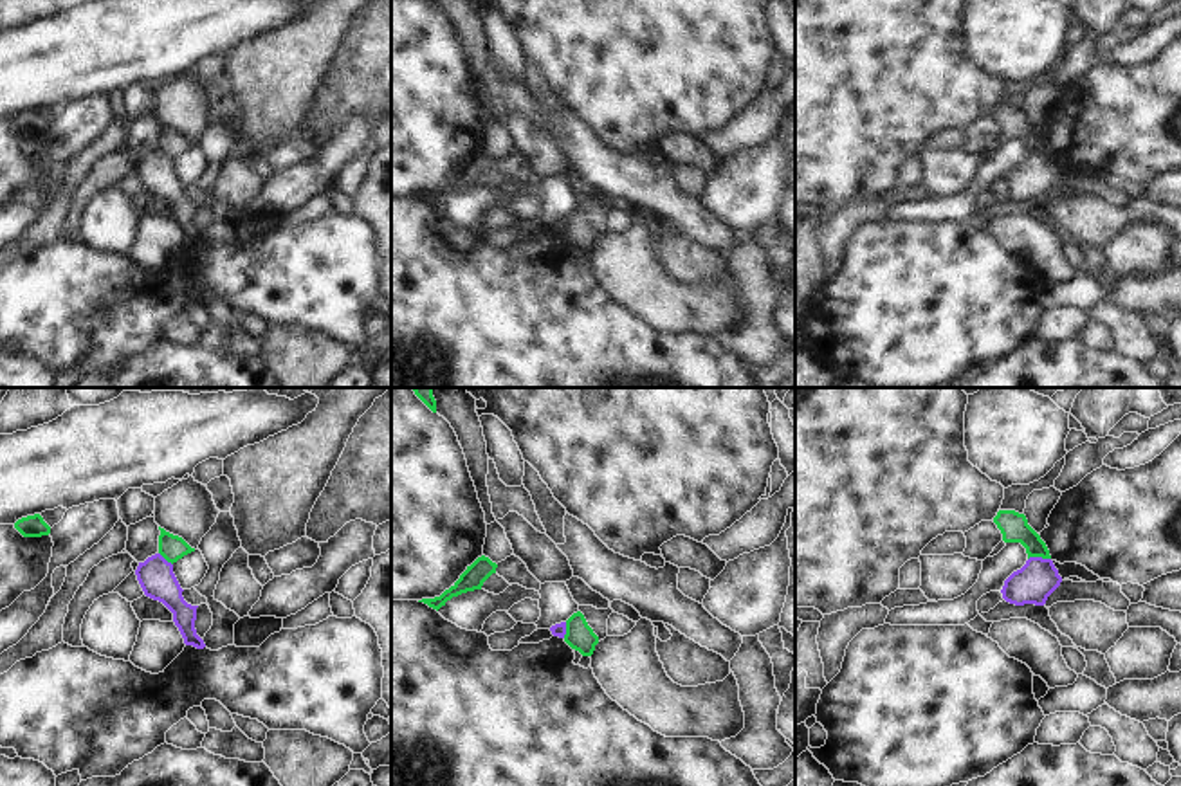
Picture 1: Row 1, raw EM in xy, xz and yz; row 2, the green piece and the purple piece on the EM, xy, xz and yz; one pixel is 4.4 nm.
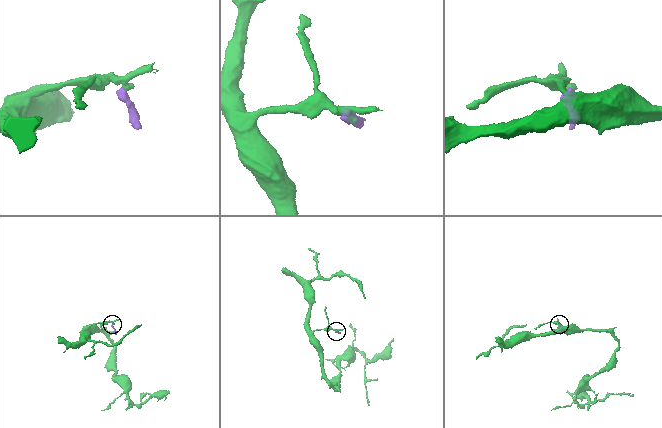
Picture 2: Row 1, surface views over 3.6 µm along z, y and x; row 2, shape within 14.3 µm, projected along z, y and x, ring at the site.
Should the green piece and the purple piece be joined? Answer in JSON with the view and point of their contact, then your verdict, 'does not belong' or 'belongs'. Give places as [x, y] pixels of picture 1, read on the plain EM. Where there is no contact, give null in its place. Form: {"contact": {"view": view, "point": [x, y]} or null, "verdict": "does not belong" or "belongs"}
{"contact": {"view": "yz", "point": [1039, 152]}, "verdict": "does not belong"}

